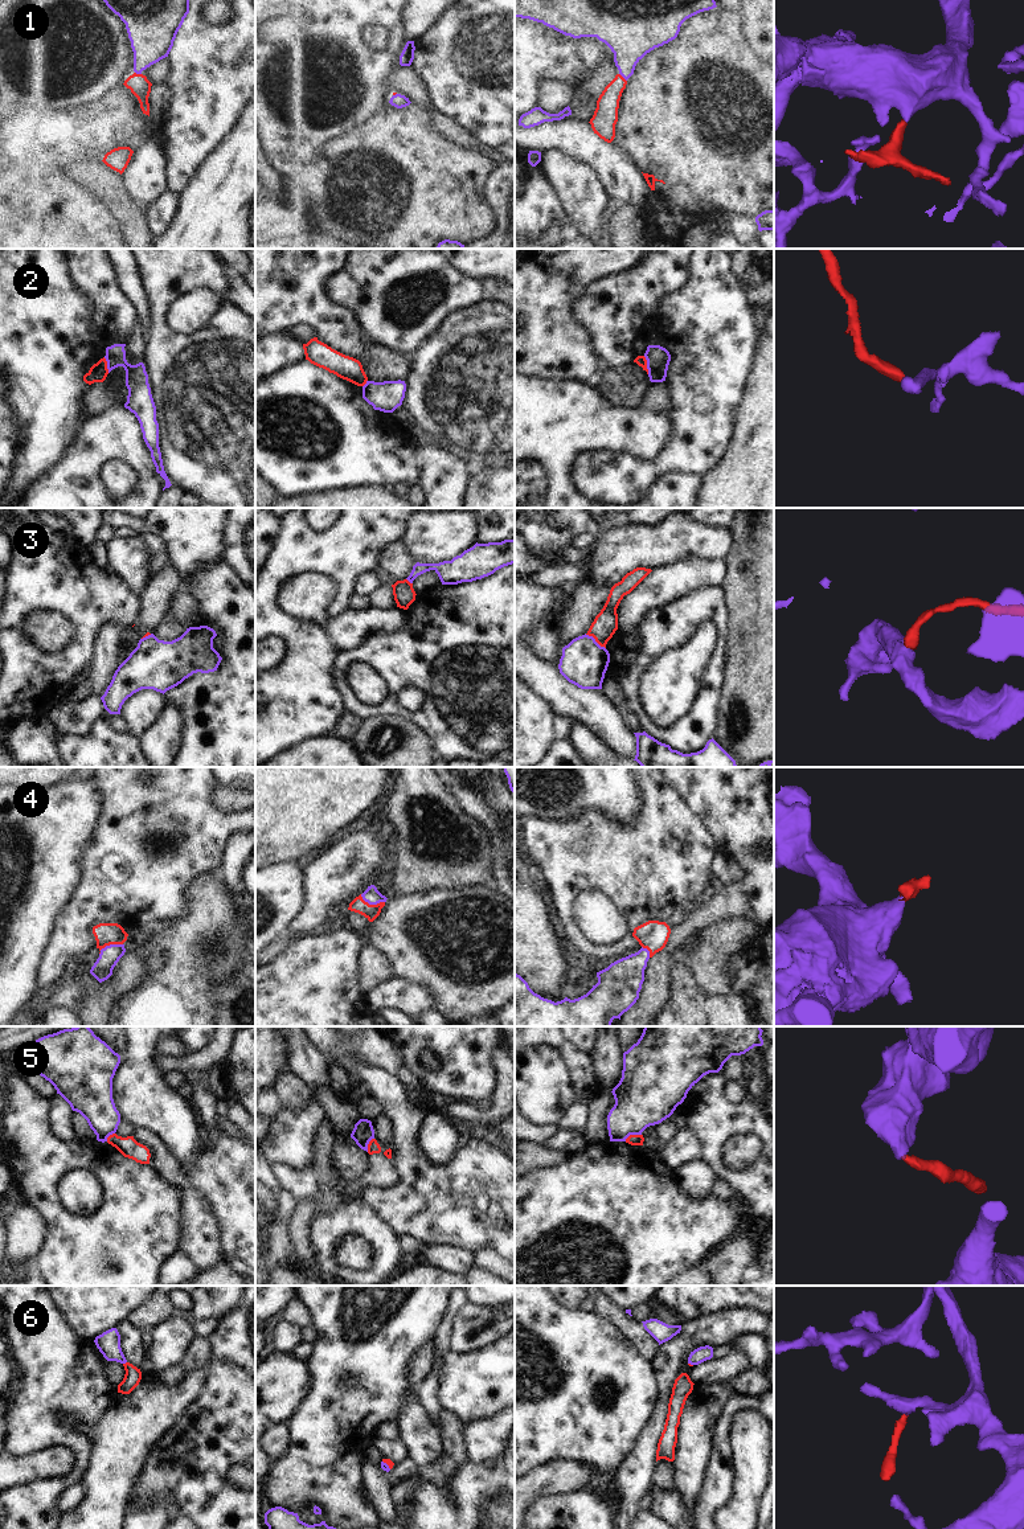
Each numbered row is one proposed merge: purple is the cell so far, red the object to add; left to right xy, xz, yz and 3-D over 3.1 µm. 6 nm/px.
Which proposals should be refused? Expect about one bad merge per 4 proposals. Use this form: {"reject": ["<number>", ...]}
{"reject": ["2", "3", "5"]}

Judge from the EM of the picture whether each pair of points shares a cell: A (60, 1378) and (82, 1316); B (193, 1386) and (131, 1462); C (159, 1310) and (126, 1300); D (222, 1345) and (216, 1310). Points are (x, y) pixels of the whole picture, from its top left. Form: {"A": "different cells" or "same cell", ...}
{"A": "different cells", "B": "same cell", "C": "different cells", "D": "different cells"}

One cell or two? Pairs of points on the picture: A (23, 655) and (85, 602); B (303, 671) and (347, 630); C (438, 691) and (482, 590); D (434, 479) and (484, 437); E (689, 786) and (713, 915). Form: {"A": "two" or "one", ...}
{"A": "one", "B": "two", "C": "one", "D": "two", "E": "two"}

